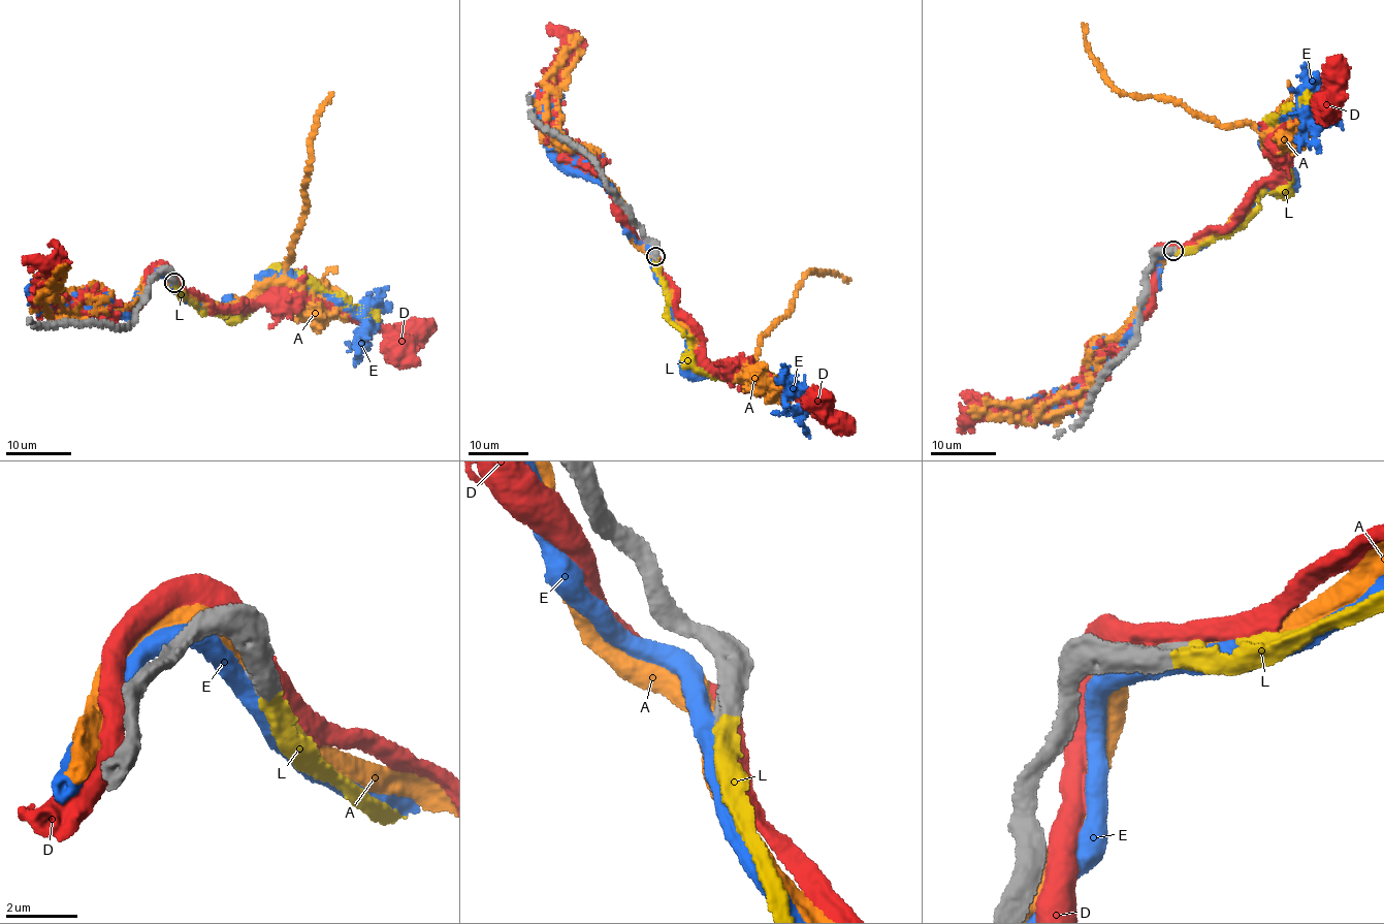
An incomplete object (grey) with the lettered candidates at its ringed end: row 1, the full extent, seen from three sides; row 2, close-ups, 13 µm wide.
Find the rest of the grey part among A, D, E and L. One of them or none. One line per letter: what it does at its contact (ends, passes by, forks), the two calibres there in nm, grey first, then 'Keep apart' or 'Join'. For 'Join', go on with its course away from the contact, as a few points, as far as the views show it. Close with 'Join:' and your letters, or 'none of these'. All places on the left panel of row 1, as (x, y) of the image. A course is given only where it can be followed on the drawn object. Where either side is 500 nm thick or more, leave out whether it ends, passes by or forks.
A: Thickness 700 nm (grey) against 480 nm. Keep apart
D: Thickness 700 nm (grey) against 440 nm. Keep apart
E: Thickness 750 nm (grey) against 480 nm. Keep apart
L: Thickness 700 nm (grey) against 550 nm. Join. Its course: (172, 282), (203, 313), (220, 316), (230, 305), (229, 311), (237, 316), (269, 281), (297, 273), (380, 320)
Join: L

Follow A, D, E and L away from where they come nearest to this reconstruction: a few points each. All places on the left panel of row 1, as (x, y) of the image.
A: (170, 279), (206, 309), (253, 298), (280, 279), (304, 210), (301, 186), (310, 137), (319, 107), (331, 92)
D: (172, 279), (183, 290), (205, 299), (213, 312), (239, 303), (307, 299), (372, 324), (417, 331), (435, 324)
E: (170, 280), (205, 310), (227, 301), (231, 316), (285, 279), (373, 306), (371, 323), (367, 303)
L: (172, 282), (203, 313), (220, 316), (230, 305), (229, 311), (237, 316), (269, 281), (297, 273), (380, 320)

